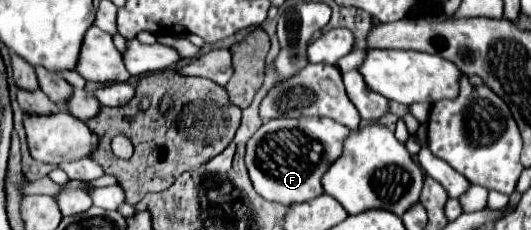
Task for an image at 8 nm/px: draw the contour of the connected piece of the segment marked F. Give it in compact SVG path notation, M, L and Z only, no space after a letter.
M272 119L264 123L246 147L246 167L254 189L268 201L286 207L306 203L324 193L322 175L342 157L350 129L330 119Z

